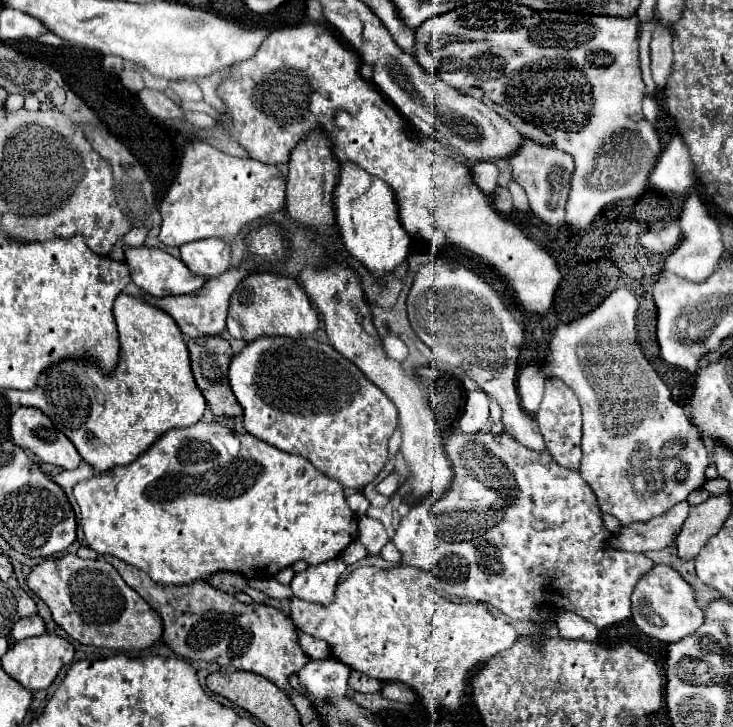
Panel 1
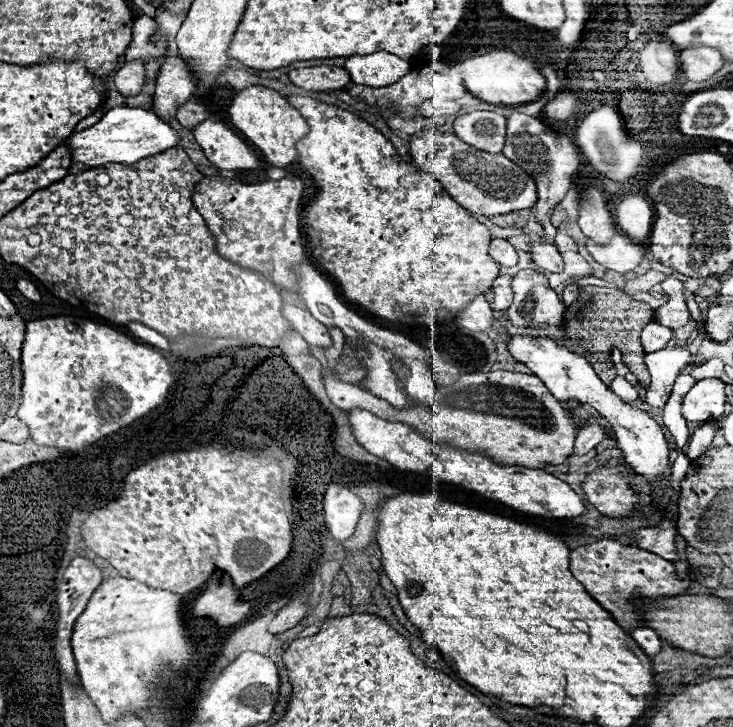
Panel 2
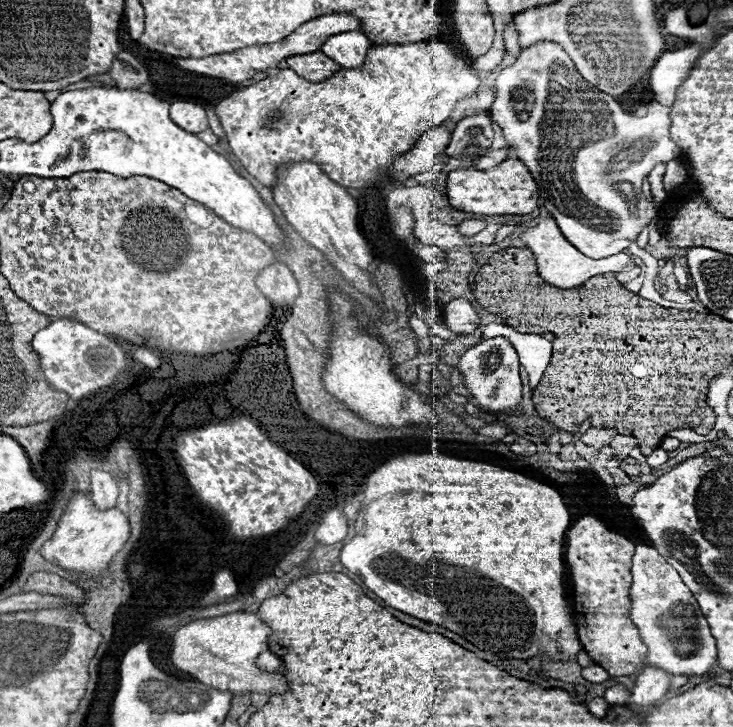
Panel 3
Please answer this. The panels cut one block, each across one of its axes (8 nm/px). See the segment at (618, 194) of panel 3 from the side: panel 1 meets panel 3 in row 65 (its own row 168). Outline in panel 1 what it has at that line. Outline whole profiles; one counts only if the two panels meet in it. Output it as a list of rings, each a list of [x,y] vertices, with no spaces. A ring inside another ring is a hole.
[[[524,140],[520,152],[512,156],[512,176],[514,180],[524,186],[532,212],[542,218],[550,226],[564,224],[564,206],[570,190],[570,176],[574,172],[574,162],[566,152],[556,150],[554,146],[542,146],[534,140]]]

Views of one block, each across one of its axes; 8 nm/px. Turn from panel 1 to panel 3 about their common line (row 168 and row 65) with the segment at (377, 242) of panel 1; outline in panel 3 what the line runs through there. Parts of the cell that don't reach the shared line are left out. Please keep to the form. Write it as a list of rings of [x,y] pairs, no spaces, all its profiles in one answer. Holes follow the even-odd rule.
[[[342,32],[328,38],[320,50],[342,68],[356,68],[364,64],[370,46],[372,42],[362,32]]]

